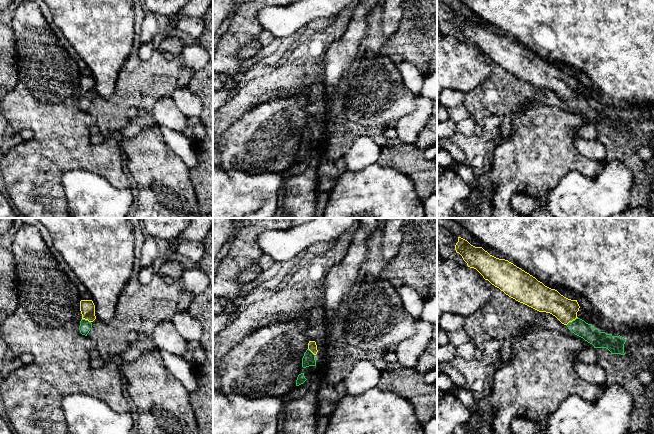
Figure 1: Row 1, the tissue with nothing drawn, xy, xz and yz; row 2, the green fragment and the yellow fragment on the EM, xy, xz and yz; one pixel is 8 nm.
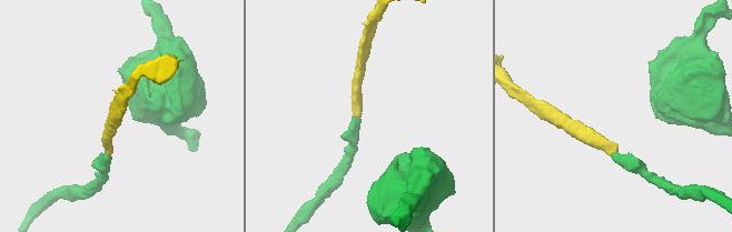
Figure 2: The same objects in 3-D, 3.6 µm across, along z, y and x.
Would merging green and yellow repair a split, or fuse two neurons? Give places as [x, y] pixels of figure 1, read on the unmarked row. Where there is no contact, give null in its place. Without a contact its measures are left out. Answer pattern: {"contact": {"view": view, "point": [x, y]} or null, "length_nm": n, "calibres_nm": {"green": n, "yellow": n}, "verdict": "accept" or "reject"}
{"contact": {"view": "yz", "point": [572, 97]}, "length_nm": 120, "calibres_nm": {"green": 140, "yellow": 190}, "verdict": "accept"}

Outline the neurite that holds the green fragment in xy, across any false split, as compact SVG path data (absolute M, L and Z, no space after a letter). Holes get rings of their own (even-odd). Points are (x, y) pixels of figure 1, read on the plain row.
M81 76L80 87L82 95L80 97L79 106L82 111L87 112L92 104L92 98L96 95L95 81L92 76Z

